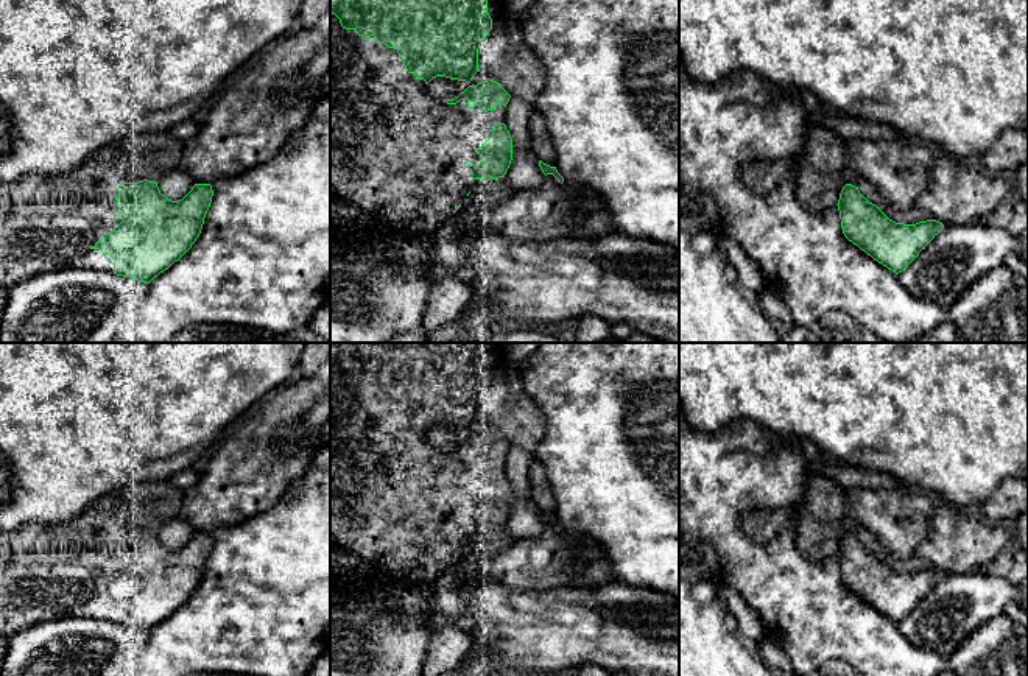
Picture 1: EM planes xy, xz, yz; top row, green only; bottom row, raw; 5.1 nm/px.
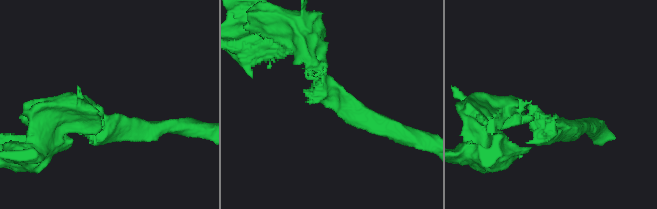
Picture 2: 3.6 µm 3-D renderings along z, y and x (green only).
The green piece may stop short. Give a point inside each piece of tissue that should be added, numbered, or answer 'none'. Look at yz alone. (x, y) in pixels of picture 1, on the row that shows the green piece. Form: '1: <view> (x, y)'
none

